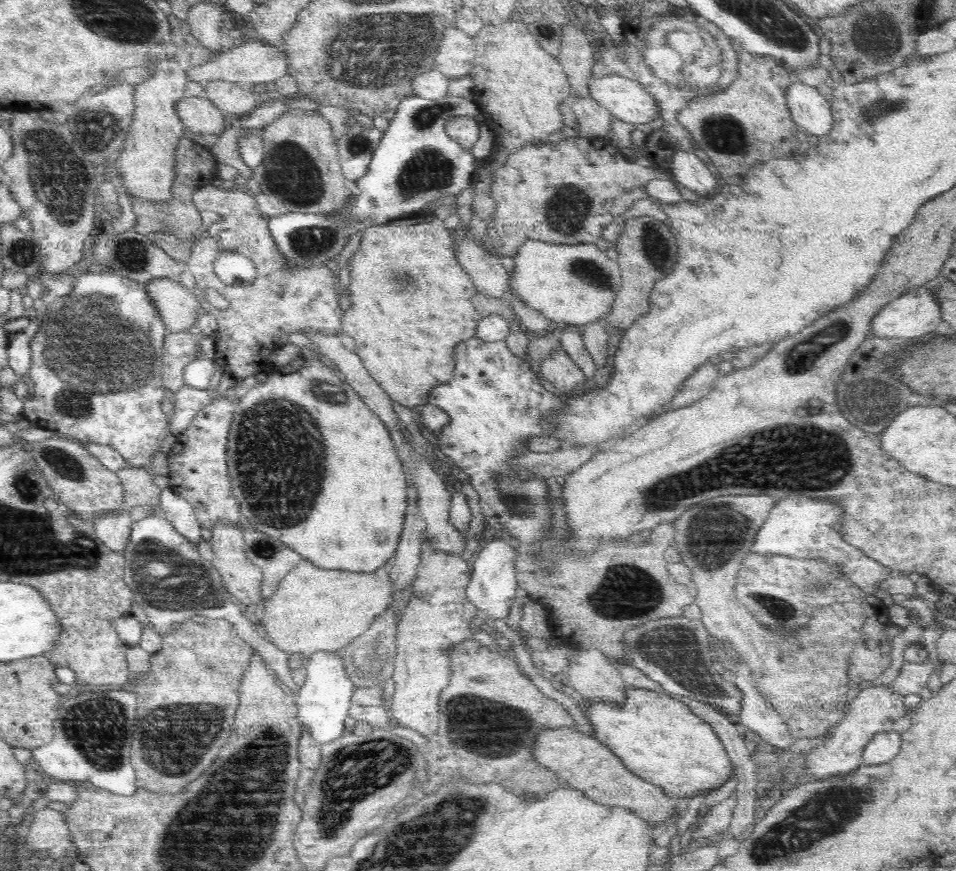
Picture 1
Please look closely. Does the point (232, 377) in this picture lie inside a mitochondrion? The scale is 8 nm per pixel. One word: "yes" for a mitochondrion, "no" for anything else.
no

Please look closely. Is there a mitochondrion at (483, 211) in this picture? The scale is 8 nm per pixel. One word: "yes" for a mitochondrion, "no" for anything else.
no

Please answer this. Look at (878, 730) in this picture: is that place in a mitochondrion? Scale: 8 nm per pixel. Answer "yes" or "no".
no

